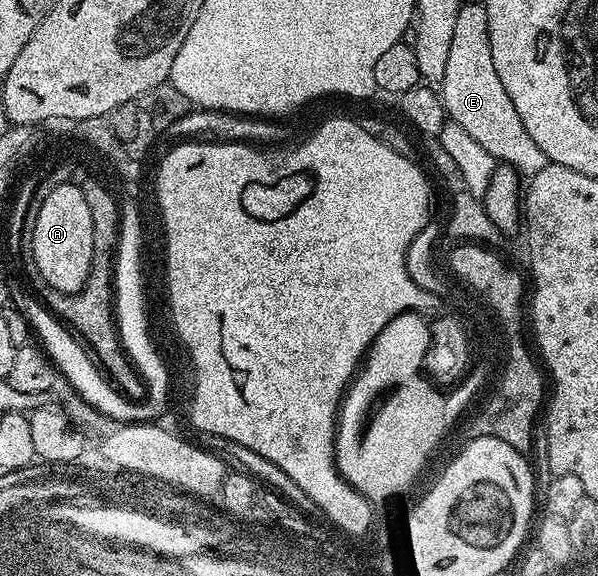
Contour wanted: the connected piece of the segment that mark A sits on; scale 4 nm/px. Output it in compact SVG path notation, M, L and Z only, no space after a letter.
M67 182L61 183L57 188L52 189L46 201L40 206L34 223L34 257L35 265L43 275L43 281L47 281L51 289L68 295L74 295L83 289L93 264L93 222L91 209L87 206L87 197L80 186L73 189Z

